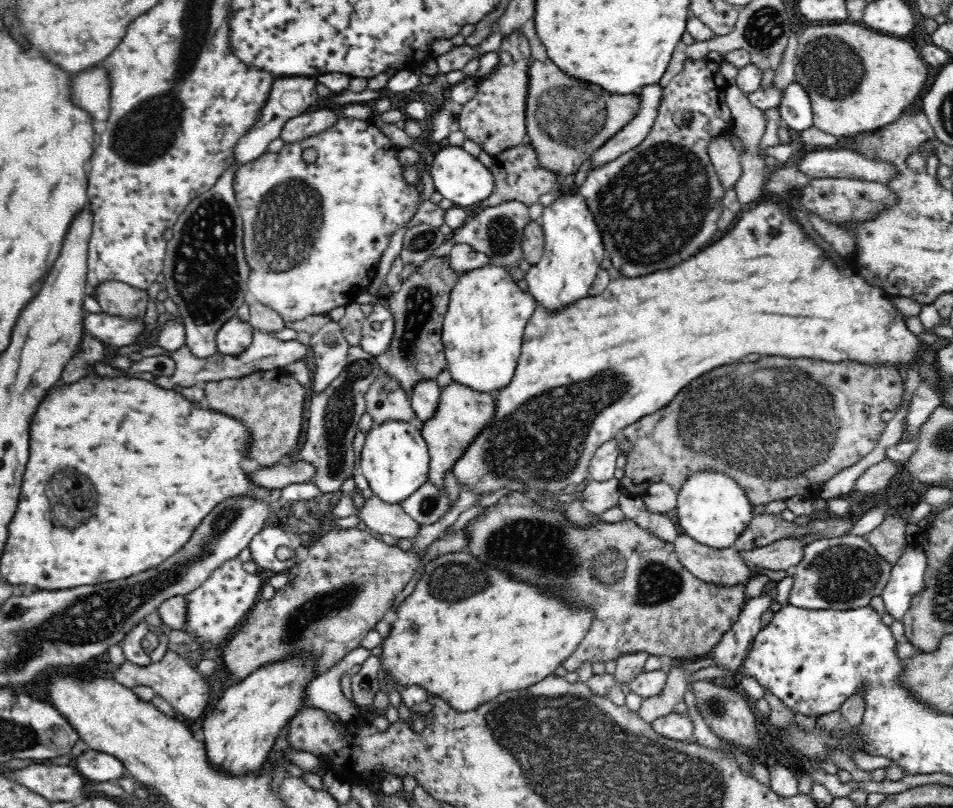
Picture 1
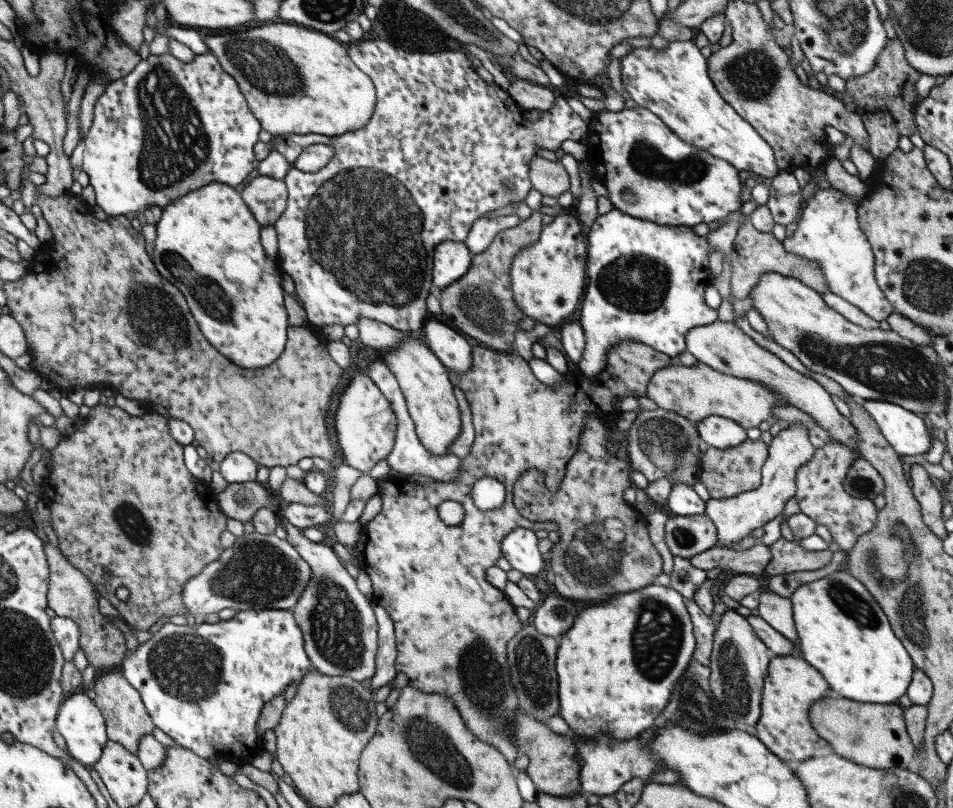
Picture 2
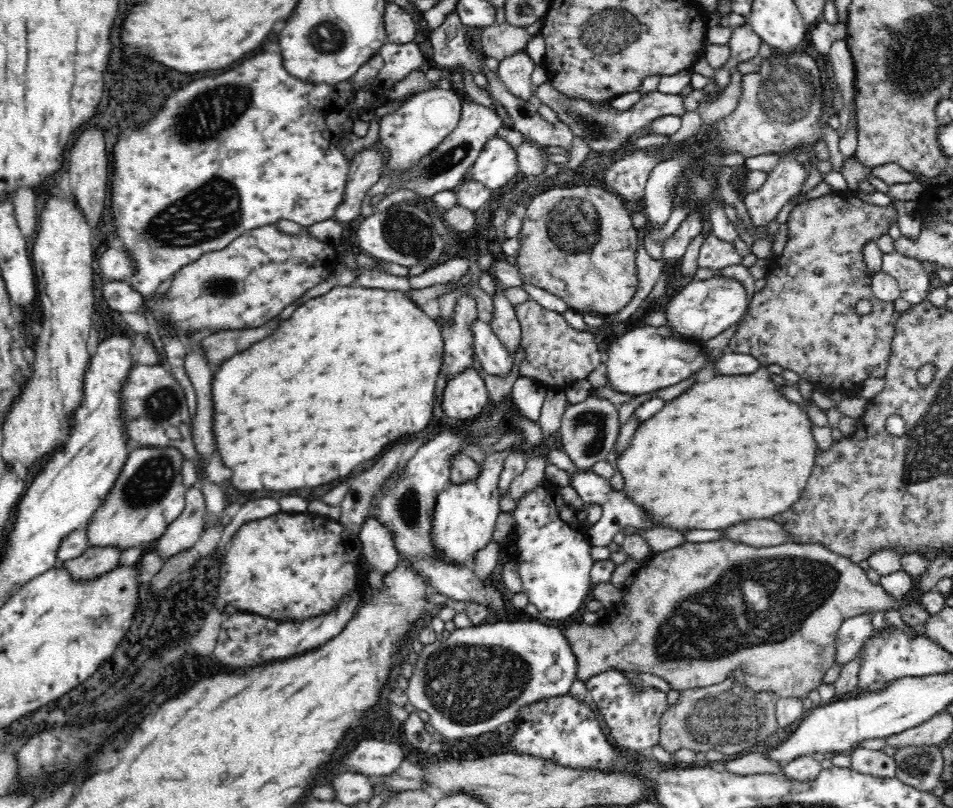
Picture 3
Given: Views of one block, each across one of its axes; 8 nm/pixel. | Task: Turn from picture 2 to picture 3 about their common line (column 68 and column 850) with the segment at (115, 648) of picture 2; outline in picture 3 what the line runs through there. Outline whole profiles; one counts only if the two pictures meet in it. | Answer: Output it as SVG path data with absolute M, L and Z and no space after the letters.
M722 538L716 542L686 542L648 558L620 604L610 610L606 624L574 624L564 630L564 636L578 660L578 680L584 684L588 678L606 672L608 668L618 668L624 672L660 676L672 690L684 692L720 682L724 684L732 672L742 670L746 686L754 692L772 692L776 700L804 700L814 688L822 686L822 678L834 666L840 624L856 616L888 610L898 610L908 626L920 630L932 616L924 610L914 592L898 604L880 584L872 584L858 564L822 544L786 542L770 548L754 548Z

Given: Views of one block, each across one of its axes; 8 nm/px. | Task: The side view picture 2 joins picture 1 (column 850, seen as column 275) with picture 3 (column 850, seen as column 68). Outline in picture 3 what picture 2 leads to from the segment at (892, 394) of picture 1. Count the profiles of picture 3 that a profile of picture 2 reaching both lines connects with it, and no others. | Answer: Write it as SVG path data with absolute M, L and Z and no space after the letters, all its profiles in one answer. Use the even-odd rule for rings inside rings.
M830 192L826 196L820 196L816 200L806 200L806 202L800 202L792 212L790 212L790 218L788 218L788 242L786 242L786 248L782 252L782 256L776 258L776 262L772 264L772 270L766 278L766 286L764 290L760 290L752 302L750 302L750 308L746 312L746 316L742 318L742 326L738 328L738 332L734 334L734 338L730 340L728 348L724 354L748 354L748 356L754 356L756 360L760 360L762 366L770 366L770 364L778 364L782 366L784 370L790 370L790 372L796 372L800 376L800 380L808 380L812 382L814 386L820 386L824 390L842 390L842 392L852 392L852 390L858 390L868 378L886 378L886 370L888 370L888 362L890 362L890 356L892 356L892 340L894 340L894 334L896 334L896 322L900 320L900 312L896 312L894 304L892 302L882 302L874 296L872 292L872 278L874 278L874 272L868 270L866 266L866 260L864 260L864 248L868 242L878 242L882 236L888 236L888 228L892 222L896 222L896 208L890 204L890 206L876 206L876 204L868 204L864 200L860 200L858 196L854 194L838 194L838 192ZM860 300L868 300L872 302L872 312L862 316L856 312L856 304Z

